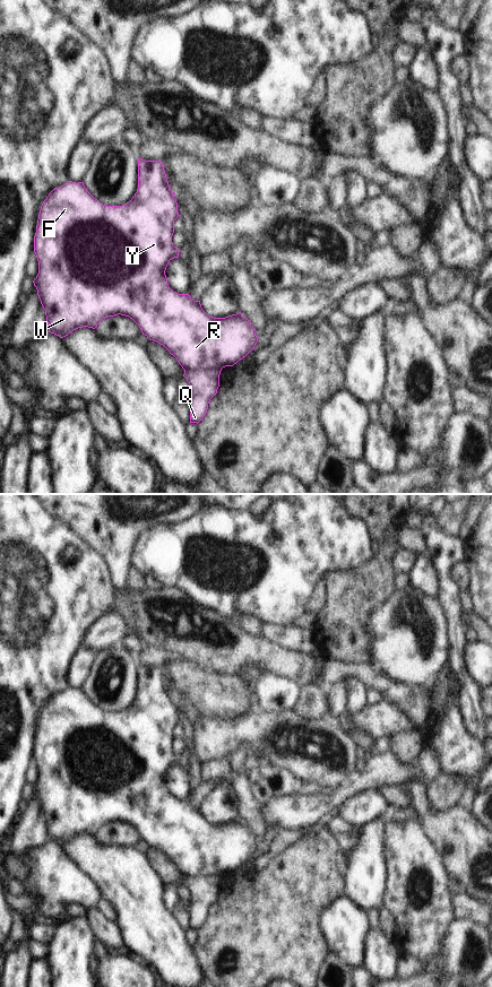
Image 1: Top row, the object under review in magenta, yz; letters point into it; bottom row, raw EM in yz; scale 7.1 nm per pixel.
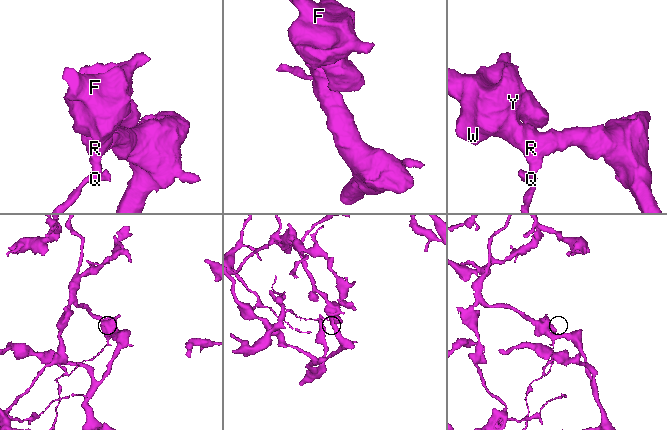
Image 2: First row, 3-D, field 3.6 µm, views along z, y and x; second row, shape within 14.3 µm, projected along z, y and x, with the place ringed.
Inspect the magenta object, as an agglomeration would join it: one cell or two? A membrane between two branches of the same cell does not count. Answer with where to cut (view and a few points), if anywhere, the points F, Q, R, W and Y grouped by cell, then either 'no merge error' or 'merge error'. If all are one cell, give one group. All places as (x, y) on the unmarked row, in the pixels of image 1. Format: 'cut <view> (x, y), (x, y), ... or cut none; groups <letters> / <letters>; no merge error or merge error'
cut yz (219, 876), (187, 876), (184, 879); groups F R W Y / Q; merge error

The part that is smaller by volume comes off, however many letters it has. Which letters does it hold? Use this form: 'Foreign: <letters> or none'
Foreign: Q

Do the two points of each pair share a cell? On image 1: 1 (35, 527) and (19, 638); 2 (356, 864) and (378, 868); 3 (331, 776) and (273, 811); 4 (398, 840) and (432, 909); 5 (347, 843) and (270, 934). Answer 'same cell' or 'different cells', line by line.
1: same cell
2: same cell
3: different cells
4: same cell
5: different cells

